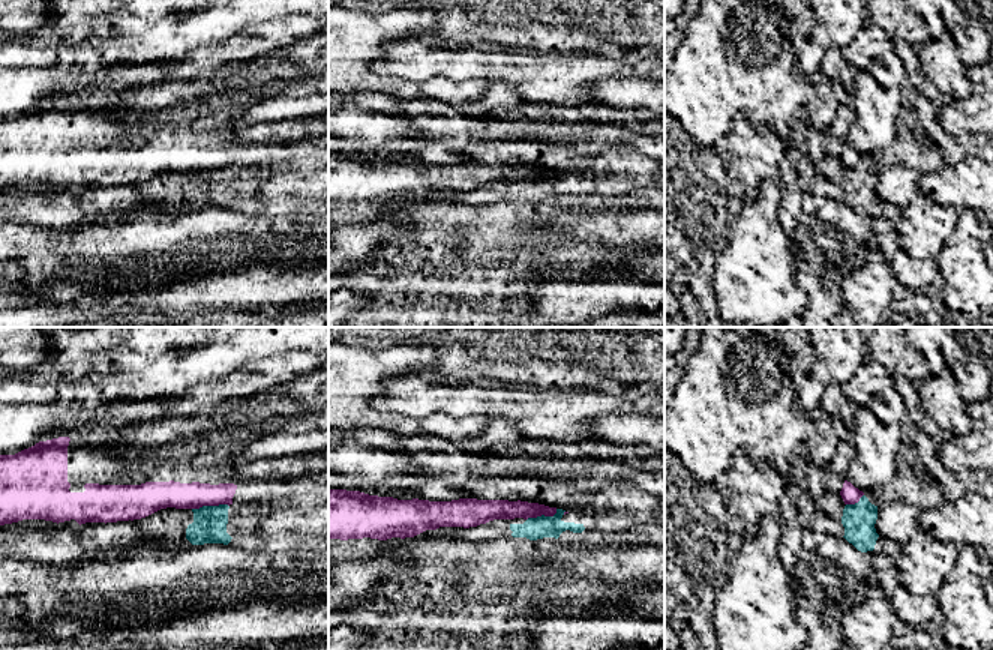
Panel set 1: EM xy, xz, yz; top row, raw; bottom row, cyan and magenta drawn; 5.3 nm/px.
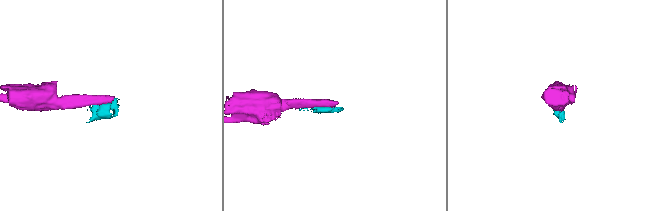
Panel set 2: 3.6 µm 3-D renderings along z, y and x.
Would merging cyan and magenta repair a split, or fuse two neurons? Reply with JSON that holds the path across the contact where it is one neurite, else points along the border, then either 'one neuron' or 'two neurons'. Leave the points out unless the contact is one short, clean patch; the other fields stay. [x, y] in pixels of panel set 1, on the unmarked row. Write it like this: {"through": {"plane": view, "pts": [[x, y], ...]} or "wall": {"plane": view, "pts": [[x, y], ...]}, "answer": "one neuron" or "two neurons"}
{"answer": "two neurons"}

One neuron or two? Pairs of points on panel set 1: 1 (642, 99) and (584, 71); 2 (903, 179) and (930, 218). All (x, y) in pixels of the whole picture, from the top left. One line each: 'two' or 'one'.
1: two
2: one

